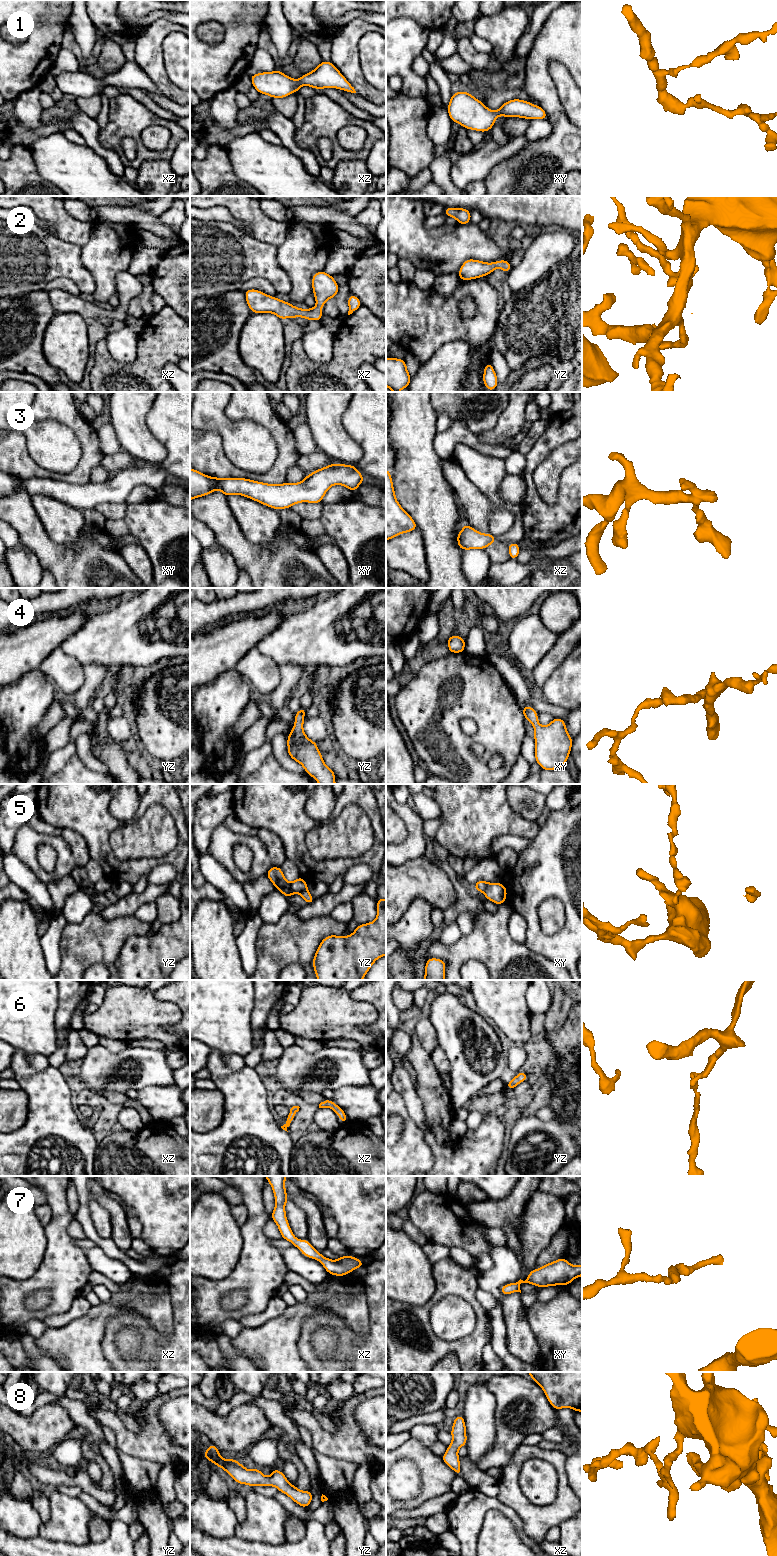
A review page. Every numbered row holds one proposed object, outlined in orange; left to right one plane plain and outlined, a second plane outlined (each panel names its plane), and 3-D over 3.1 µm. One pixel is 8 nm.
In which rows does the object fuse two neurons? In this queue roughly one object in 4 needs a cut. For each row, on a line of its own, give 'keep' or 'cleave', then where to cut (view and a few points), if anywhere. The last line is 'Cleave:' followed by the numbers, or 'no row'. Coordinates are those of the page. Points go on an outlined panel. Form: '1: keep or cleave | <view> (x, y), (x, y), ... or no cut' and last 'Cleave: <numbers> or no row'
1: keep | no cut
2: keep | no cut
3: keep | no cut
4: keep | no cut
5: cleave | yz (277, 888), (289, 888), (294, 892)
6: keep | no cut
7: keep | no cut
8: keep | no cut
Cleave: 5

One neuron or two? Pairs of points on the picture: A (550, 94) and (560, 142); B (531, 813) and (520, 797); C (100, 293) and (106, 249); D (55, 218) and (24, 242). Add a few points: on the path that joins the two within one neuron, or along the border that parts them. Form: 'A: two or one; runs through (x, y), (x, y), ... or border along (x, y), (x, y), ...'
A: one; runs through (552, 106), (560, 122), (560, 130)
B: one; runs through (529, 809), (521, 801)
C: one; runs through (104, 282), (104, 260)
D: two; border along (47, 231), (68, 242)

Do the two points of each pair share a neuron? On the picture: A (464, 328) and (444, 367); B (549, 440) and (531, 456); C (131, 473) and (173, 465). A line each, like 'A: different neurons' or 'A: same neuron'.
A: different neurons
B: same neuron
C: same neuron

